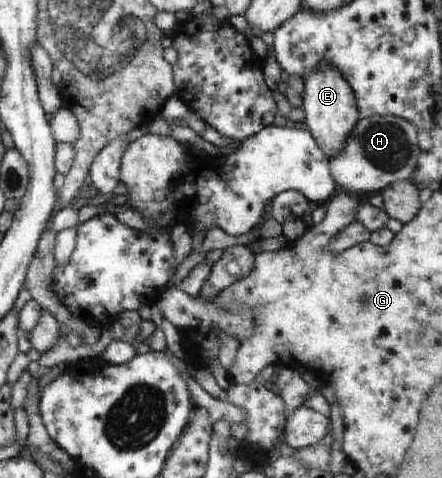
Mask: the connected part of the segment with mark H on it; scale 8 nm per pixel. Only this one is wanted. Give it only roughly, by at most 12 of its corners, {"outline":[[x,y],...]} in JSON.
{"outline":[[397,116],[360,117],[330,160],[337,187],[379,193],[411,181],[418,129]]}

